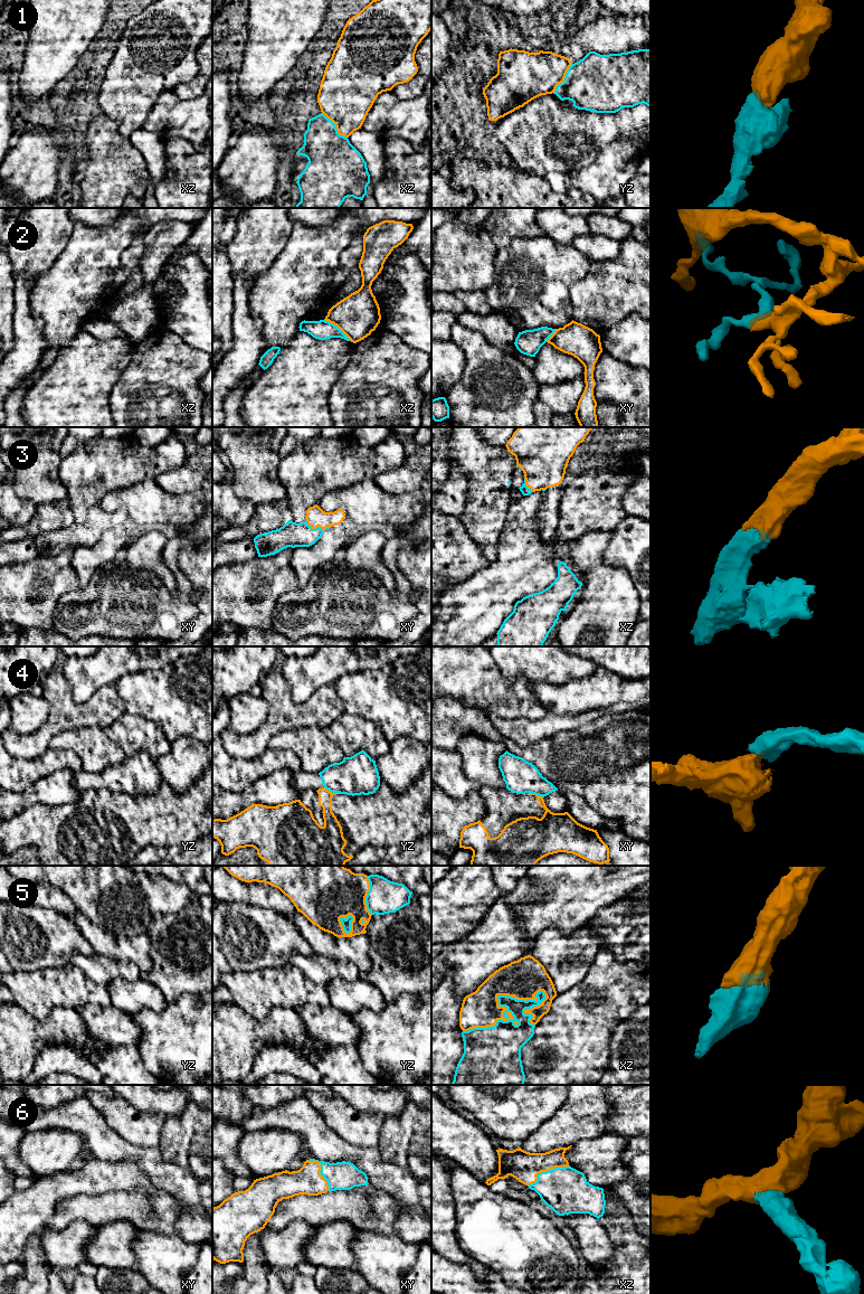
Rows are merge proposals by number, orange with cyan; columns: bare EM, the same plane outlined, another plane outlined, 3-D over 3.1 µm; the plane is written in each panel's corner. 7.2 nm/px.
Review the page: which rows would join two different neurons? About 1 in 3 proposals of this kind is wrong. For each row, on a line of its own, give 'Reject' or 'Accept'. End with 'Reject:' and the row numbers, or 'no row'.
1: Reject
2: Reject
3: Accept
4: Reject
5: Accept
6: Accept
Reject: 1, 2, 4

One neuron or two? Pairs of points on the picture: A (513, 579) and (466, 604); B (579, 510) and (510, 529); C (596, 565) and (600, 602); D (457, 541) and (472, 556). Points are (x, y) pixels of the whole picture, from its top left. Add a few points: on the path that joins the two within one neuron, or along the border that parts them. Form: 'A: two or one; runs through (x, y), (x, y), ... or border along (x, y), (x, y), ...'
A: one; runs through (502, 584), (481, 604), (477, 604)
B: one; runs through (567, 531), (546, 555), (530, 555), (525, 550)
C: one; runs through (597, 574), (600, 578), (600, 593)
D: one; runs through (461, 545), (468, 553)

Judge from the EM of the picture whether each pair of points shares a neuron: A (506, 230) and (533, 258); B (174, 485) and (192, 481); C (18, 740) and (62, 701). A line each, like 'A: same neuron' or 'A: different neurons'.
A: different neurons
B: same neuron
C: same neuron

